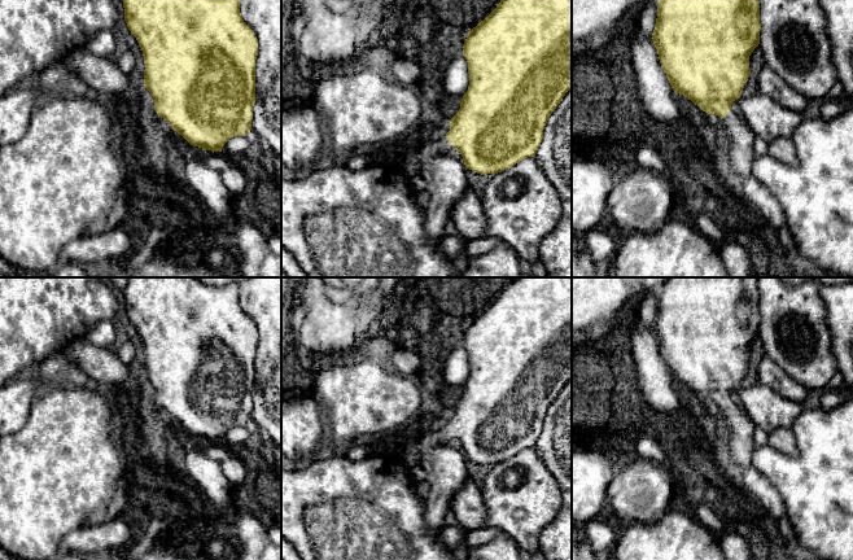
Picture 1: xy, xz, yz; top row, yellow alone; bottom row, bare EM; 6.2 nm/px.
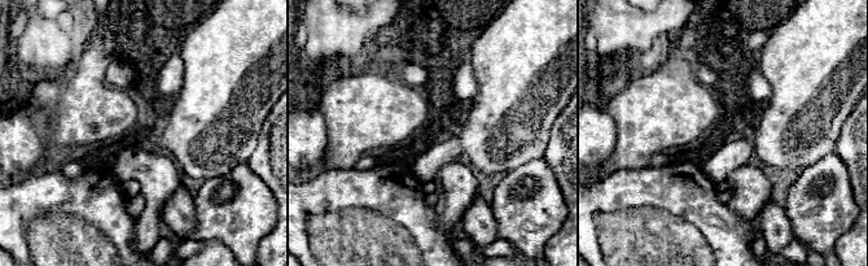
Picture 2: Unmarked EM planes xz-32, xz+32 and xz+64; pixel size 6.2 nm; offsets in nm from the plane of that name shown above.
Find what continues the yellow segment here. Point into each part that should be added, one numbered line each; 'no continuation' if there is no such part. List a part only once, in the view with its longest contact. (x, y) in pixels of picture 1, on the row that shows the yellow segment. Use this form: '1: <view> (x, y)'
1: xz (434, 148)

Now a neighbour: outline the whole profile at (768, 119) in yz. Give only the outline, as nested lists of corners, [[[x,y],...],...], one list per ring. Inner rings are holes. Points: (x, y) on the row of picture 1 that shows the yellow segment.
[[[760,91],[751,96],[740,96],[738,101],[747,124],[757,137],[769,144],[778,137],[792,137],[804,119],[804,113],[777,104]]]

